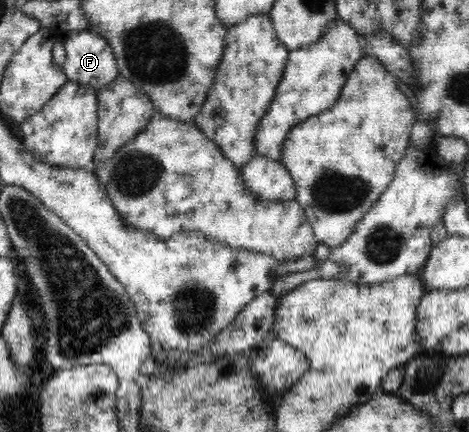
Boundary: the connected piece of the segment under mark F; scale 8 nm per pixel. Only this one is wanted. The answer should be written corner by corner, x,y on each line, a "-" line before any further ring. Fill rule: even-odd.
71,30
61,34
60,41
66,50
62,67
69,81
91,85
98,91
120,76
113,49
100,34

